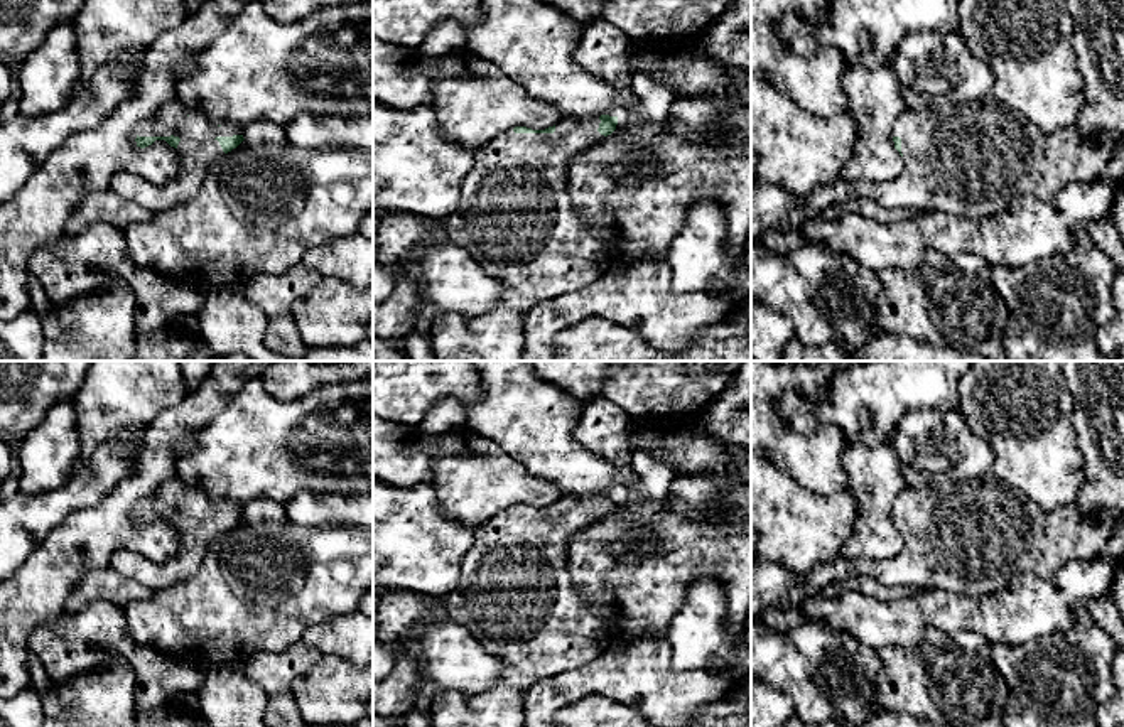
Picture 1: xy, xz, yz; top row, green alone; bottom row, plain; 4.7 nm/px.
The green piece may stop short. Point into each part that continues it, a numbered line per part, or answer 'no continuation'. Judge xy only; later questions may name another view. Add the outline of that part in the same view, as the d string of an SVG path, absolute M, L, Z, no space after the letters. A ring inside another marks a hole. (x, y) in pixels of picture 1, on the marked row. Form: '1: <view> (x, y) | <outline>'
1: xy (198, 149) | M174 98L162 106L154 121L140 125L137 135L181 138L176 152L182 160L176 179L167 186L157 186L120 170L111 177L110 189L150 213L184 204L199 191L208 167L224 153L216 138L243 135L243 130L230 123L213 125L197 110L186 110Z

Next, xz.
1: xz (515, 216) | M565 116L555 125L554 133L515 133L508 130L476 148L474 165L461 186L459 206L440 221L440 231L454 245L466 248L489 277L503 283L503 290L500 304L491 312L478 317L456 312L435 315L429 329L435 361L521 361L527 314L548 299L594 283L613 267L606 245L596 238L596 229L587 226L581 213L572 207L569 194L569 165L574 157L604 138L597 132L599 123L599 116Z

